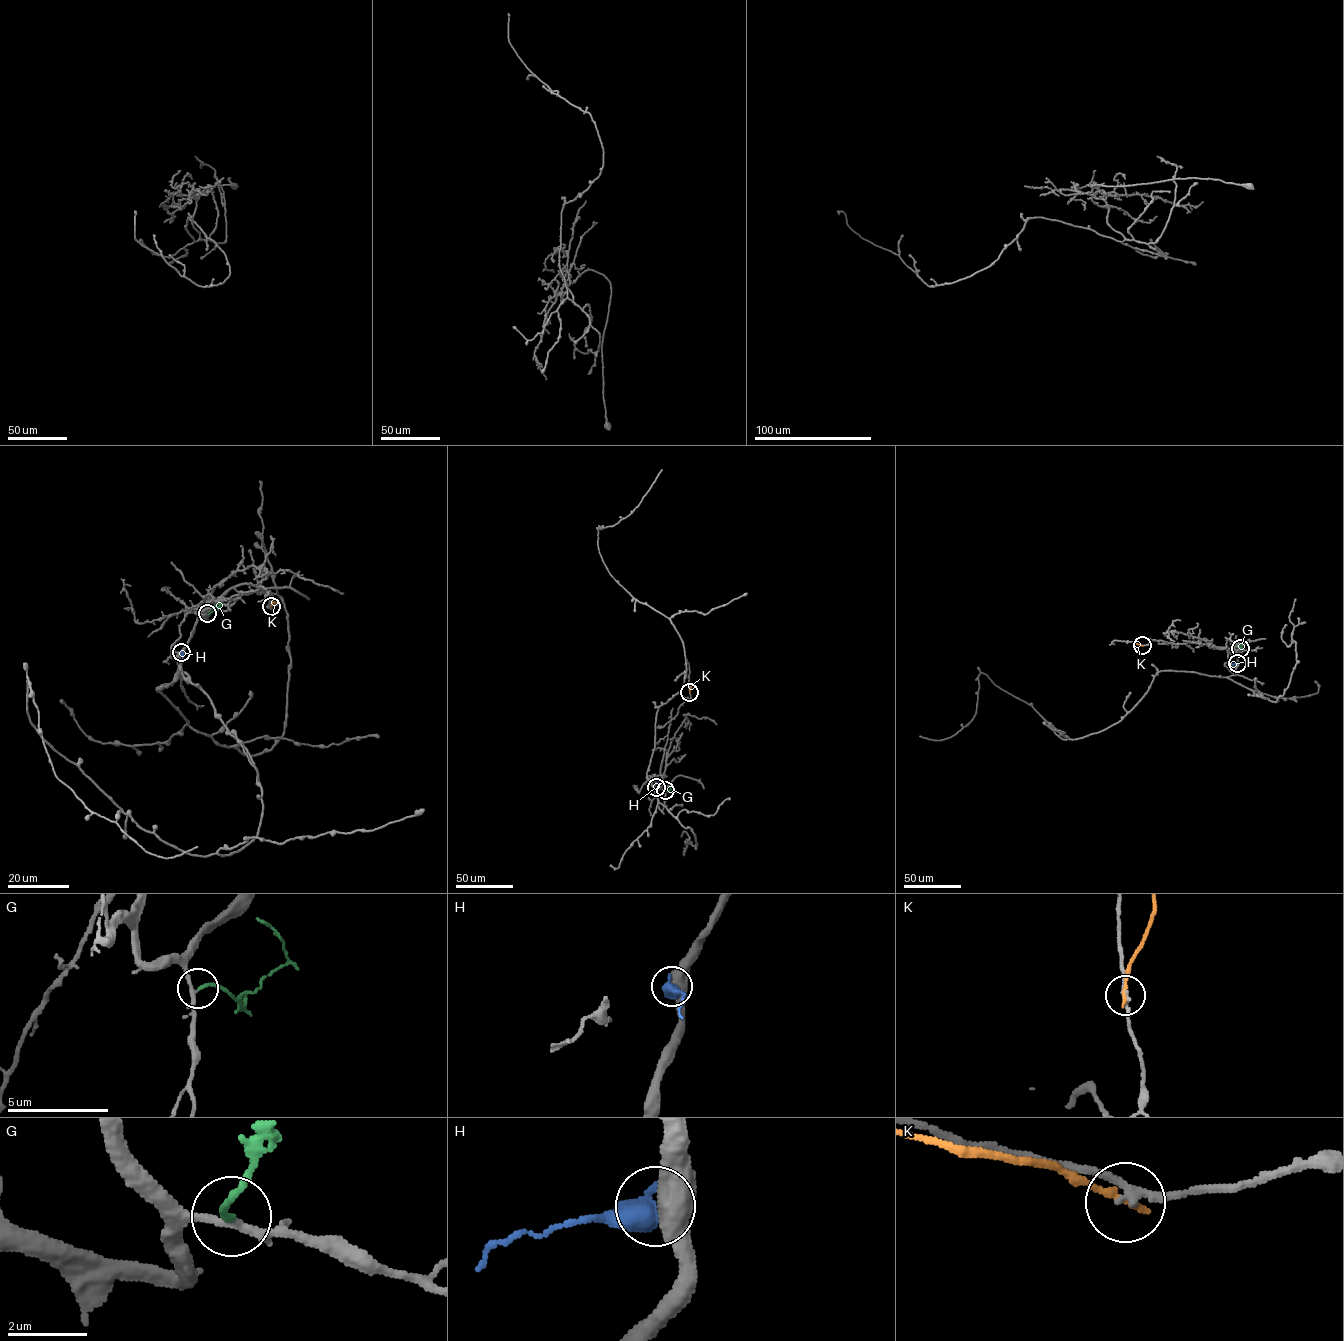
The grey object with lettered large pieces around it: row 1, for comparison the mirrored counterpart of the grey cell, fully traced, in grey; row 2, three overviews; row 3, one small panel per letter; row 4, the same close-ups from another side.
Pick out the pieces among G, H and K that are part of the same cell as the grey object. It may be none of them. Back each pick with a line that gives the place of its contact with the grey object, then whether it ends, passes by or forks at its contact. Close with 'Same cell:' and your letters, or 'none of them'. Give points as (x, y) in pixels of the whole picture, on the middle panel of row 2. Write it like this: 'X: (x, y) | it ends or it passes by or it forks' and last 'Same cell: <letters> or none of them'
G: (665, 790) | it ends
Same cell: G

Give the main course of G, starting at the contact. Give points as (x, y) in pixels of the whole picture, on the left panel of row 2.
G: (207, 613), (220, 604), (216, 608)

